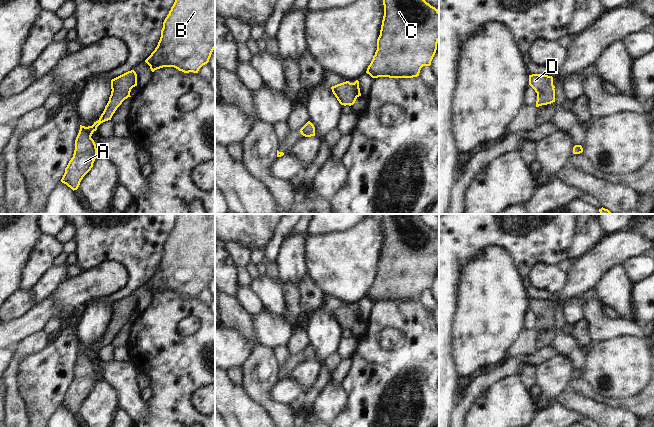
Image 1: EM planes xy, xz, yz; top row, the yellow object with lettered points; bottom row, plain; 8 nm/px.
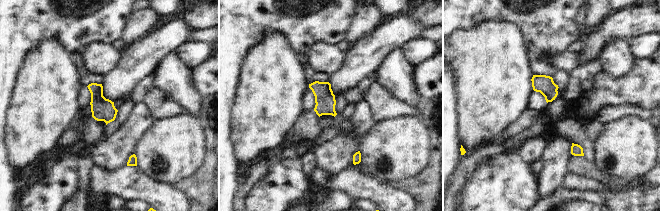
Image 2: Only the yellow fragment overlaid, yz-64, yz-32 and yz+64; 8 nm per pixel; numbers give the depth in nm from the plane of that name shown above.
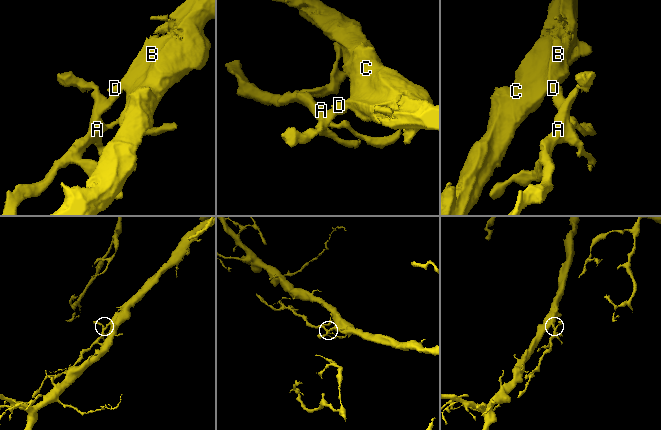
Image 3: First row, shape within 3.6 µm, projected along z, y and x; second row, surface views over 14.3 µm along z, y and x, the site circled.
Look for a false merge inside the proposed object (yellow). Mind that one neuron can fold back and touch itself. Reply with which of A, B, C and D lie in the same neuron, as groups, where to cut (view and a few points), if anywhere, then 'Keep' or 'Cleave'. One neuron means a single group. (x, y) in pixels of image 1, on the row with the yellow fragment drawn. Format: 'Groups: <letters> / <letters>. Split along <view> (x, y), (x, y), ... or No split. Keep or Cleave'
Groups: A B C D. No split. Keep

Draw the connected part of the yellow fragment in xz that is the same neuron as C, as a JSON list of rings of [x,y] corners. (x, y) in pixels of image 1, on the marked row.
[[[383,0],[384,16],[377,50],[366,73],[372,78],[413,78],[419,76],[423,66],[430,66],[439,41],[439,11],[425,0]]]

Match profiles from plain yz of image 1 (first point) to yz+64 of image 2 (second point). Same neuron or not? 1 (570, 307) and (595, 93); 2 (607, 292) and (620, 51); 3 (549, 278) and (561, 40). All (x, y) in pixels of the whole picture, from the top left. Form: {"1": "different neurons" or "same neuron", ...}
{"1": "different neurons", "2": "same neuron", "3": "different neurons"}

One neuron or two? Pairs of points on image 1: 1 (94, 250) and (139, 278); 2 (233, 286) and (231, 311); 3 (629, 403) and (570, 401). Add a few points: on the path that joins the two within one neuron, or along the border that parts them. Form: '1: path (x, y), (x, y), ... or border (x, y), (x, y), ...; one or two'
1: path (107, 250), (117, 250), (132, 265); one
2: border (225, 293), (235, 299); two
3: border (615, 403), (631, 411), (636, 416); two

